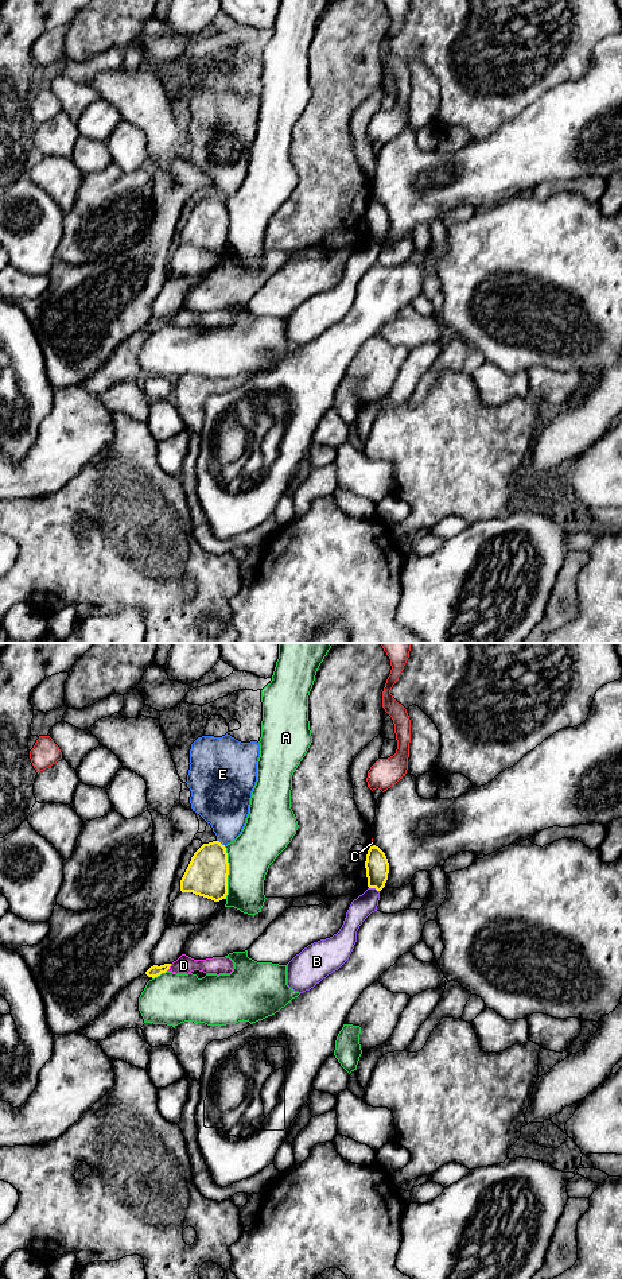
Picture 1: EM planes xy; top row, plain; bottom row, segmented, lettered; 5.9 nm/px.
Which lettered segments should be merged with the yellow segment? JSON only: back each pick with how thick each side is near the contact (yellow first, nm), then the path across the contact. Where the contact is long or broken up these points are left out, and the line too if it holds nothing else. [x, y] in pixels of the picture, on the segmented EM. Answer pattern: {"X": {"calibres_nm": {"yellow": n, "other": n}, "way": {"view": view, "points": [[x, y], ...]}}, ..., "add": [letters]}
{"add": []}

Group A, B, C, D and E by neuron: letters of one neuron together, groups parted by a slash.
A / B / C / D / E

